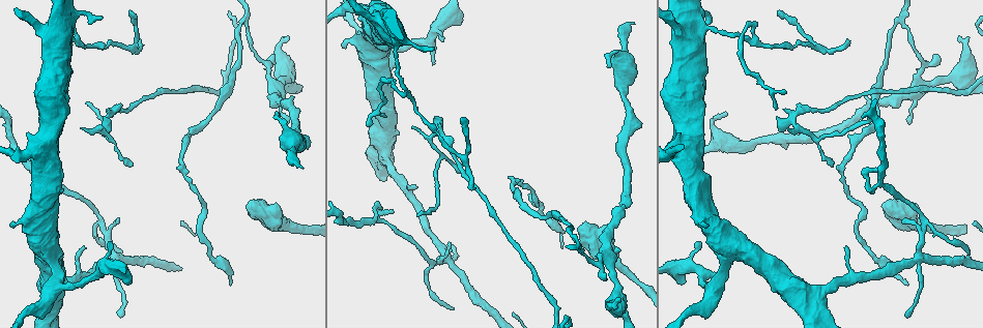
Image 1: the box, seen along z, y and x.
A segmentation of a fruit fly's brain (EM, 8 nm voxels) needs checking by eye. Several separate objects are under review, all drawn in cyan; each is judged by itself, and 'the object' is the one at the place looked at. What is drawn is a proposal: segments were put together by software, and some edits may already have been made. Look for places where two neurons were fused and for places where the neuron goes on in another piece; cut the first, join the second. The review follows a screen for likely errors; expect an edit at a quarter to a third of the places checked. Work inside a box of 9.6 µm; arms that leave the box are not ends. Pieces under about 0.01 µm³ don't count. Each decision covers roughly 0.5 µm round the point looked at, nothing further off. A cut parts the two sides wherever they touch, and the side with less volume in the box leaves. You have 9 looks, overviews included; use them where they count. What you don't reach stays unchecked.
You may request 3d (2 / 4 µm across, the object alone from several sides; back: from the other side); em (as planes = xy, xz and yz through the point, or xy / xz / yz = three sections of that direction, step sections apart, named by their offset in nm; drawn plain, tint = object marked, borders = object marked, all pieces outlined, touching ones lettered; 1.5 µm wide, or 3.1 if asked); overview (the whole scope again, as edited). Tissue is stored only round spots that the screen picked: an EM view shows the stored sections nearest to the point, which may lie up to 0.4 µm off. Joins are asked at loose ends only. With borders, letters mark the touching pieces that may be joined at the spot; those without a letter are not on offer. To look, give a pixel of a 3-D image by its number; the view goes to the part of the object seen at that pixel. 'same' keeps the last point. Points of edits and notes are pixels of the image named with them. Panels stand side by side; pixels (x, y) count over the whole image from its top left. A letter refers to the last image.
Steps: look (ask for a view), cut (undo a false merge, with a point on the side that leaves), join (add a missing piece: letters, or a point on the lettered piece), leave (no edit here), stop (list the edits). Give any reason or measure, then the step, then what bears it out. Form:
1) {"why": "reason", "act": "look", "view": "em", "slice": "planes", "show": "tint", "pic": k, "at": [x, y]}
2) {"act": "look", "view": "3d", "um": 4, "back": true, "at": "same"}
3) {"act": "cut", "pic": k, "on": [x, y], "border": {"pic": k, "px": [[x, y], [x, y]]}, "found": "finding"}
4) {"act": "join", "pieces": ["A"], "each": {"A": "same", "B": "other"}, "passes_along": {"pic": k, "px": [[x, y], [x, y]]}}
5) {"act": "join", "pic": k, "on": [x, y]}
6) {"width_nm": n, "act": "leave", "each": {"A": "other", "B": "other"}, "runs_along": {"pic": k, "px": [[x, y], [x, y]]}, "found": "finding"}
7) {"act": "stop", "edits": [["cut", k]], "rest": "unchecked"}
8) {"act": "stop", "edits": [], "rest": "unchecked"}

{"why": "a fork", "act": "look", "view": "3d", "um": 4, "pic": 1, "at": [880, 187]}

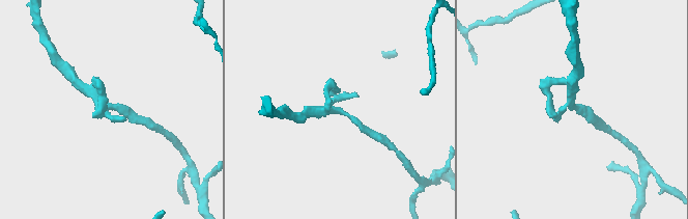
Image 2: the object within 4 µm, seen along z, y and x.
{"act": "look", "view": "em", "slice": "xy", "step": 4, "show": "borders", "pic": 2, "at": [110, 108]}

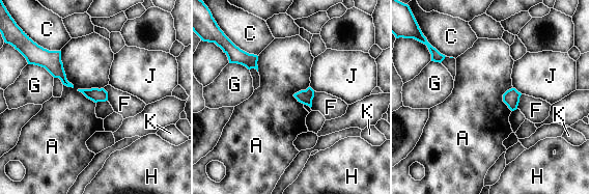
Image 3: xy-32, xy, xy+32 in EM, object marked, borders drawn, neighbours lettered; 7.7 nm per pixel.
{"width_nm": 80, "act": "leave", "each": {"A": "other", "C": "other", "F": "other", "G": "other", "H": "other", "J": "other", "K": "other"}, "border": {"pic": 3, "px": [[60, 51], [65, 78], [73, 88]]}, "found": "continuous, no second neuron"}

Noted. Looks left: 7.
{"why": "sudden change in width", "act": "look", "view": "3d", "um": 4, "back": true, "pic": 1, "at": [815, 296]}

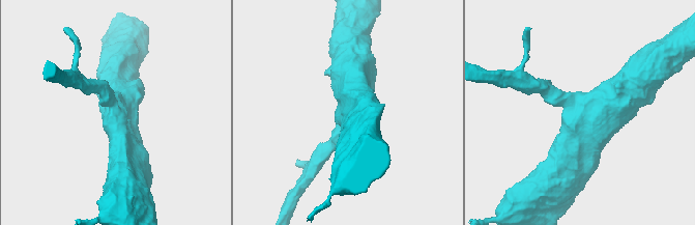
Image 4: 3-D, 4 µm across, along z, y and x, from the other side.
{"act": "look", "view": "em", "slice": "planes", "show": "tint", "pic": 4, "at": [582, 111]}

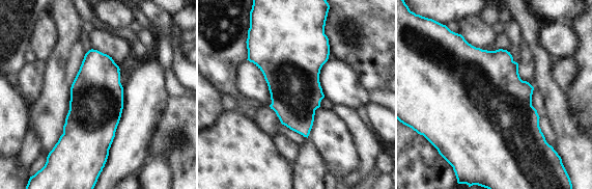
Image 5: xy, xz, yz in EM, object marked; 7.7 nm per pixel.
{"why": "what lies round it", "act": "look", "view": "em", "slice": "planes", "show": "borders", "at": "same"}

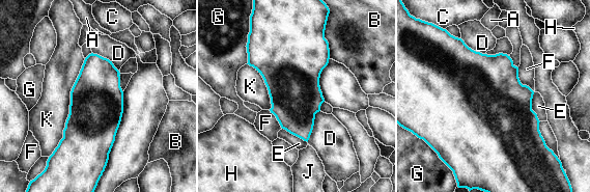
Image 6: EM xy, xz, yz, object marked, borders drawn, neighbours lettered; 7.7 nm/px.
{"width_nm": 420, "act": "leave", "each": {"A": "other", "B": "other", "C": "other", "D": "other", "E": "other", "F": "other", "G": "other", "H": "other", "J": "other", "K": "other"}, "border": {"pic": 6, "px": [[319, 110], [307, 141]]}, "found": "all the same neuron"}

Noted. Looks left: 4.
{"why": "thick end", "act": "look", "view": "em", "slice": "xz", "step": 8, "show": "borders", "pic": 1, "at": [709, 225]}

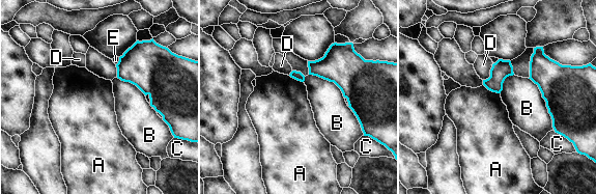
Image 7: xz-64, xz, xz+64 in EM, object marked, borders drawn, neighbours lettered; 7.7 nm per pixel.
{"act": "leave", "each": {"A": "other", "B": "other", "C": "other", "D": "other", "E": "other"}, "border": {"pic": 7, "px": [[483, 84], [488, 89], [500, 93]]}, "found": "none of them fits"}

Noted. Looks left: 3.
{"act": "look", "view": "3d", "um": 2, "pic": 1, "at": [917, 257]}

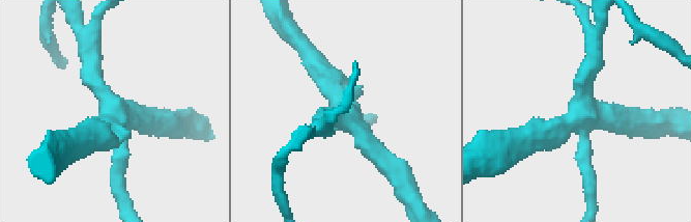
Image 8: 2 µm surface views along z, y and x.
{"arms": 4, "why": "now the EM", "act": "look", "view": "em", "slice": "planes", "show": "tint", "pic": 8, "at": [345, 116]}

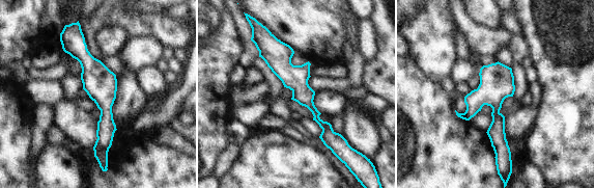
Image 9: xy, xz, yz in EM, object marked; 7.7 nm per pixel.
{"why": "what lies round it", "act": "look", "view": "em", "slice": "planes", "show": "borders", "at": "same"}

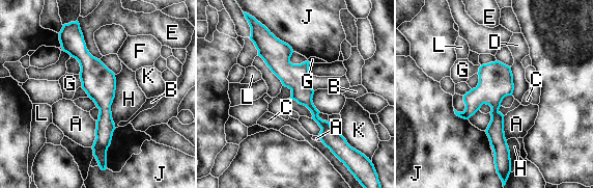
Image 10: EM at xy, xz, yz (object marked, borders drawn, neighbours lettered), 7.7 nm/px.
{"longest_contact_nm": ["H", 420], "act": "leave", "each": {"A": "other", "B": "other", "C": "other", "D": "other", "E": "other", "F": "other", "G": "other", "H": "other", "J": "other", "K": "other", "L": "other"}, "runs_along": {"pic": 10, "px": [[78, 36], [103, 92], [102, 158]]}, "found": "all the same neuron"}

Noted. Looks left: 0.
{"act": "stop", "edits": [], "rest": "unchecked"}

